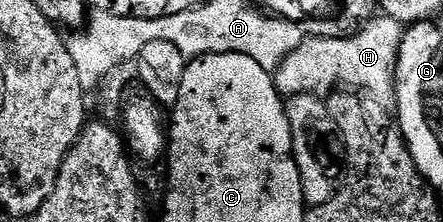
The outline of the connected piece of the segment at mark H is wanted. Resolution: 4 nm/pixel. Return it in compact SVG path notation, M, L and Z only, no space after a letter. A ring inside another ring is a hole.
M376 16L372 21L366 22L356 33L343 39L323 39L322 37L308 36L299 47L281 61L280 67L274 72L274 81L279 93L297 95L298 93L318 94L321 90L332 90L337 81L349 83L350 88L365 90L372 100L383 107L384 110L394 112L397 105L396 69L398 52L401 49L404 37L402 22L393 17Z

